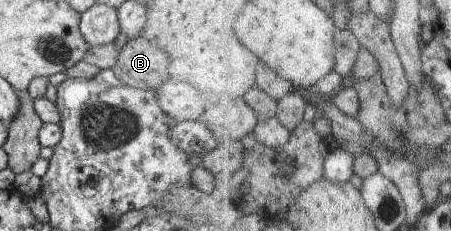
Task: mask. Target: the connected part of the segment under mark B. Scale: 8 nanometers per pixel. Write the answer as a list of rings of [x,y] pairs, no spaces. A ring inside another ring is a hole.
[[[142,37],[129,40],[112,68],[125,85],[140,90],[157,90],[167,80],[166,57],[156,45]]]

